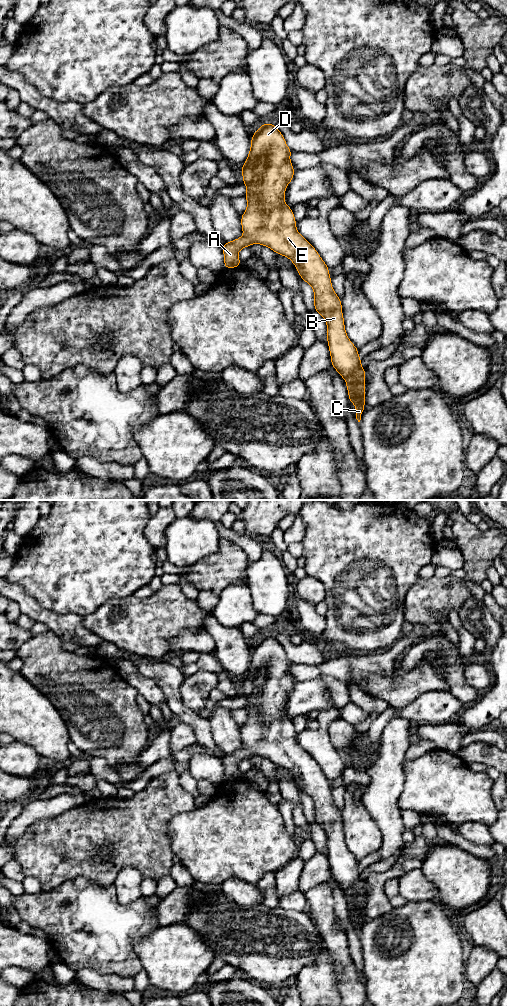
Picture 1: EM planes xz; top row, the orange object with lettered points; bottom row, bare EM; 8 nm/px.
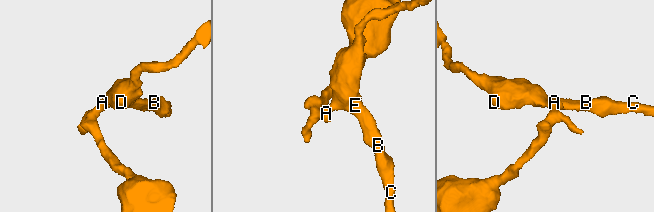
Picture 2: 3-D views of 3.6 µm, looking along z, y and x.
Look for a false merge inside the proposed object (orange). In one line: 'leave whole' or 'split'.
leave whole

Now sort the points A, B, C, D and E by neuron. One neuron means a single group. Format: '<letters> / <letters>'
A B C D E

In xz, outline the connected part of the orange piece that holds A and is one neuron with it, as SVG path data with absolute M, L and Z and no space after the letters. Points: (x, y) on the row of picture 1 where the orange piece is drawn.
M263 123L251 136L251 147L245 163L240 168L247 192L247 209L241 215L241 227L244 236L223 243L224 269L237 268L242 265L238 252L252 244L261 244L276 254L289 258L297 268L299 276L310 284L314 291L314 309L326 321L327 343L331 356L331 365L345 381L349 401L356 408L356 419L361 420L365 407L366 371L361 367L362 359L358 348L349 340L345 331L341 298L334 292L329 273L317 250L306 240L296 228L296 218L291 207L288 207L284 195L287 185L294 178L294 167L290 162L292 150L288 148L283 134L274 124Z

